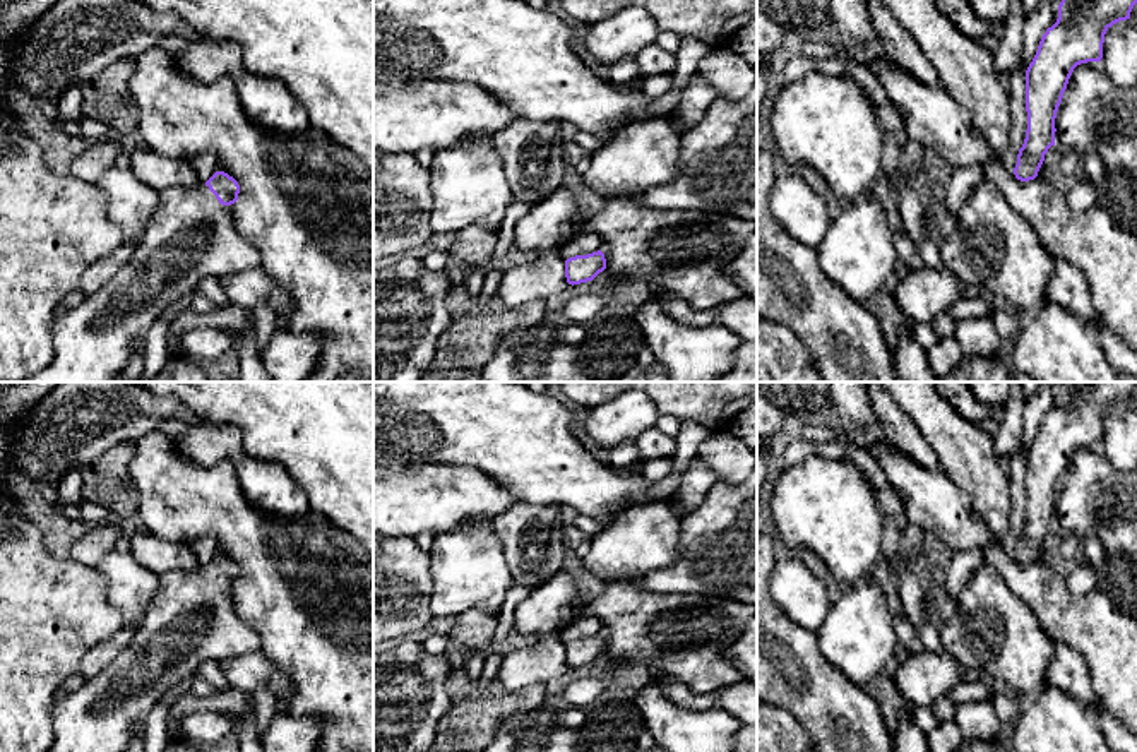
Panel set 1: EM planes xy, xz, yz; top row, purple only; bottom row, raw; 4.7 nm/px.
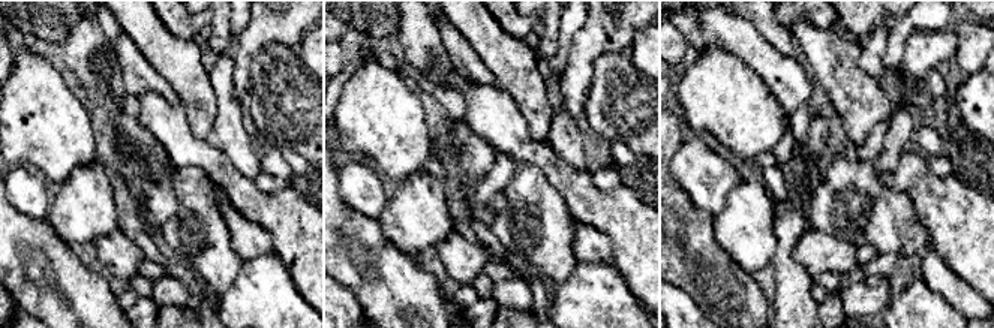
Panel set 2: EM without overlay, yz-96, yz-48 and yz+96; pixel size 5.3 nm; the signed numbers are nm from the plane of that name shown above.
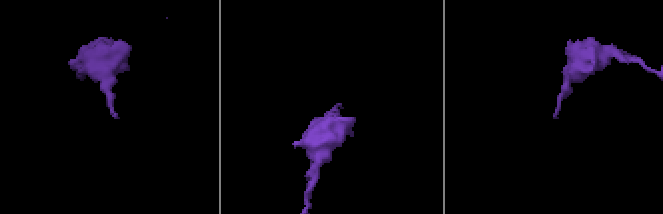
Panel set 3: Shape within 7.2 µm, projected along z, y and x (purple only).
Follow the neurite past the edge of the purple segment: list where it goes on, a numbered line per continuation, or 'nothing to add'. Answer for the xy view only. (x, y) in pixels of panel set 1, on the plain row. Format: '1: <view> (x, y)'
1: xy (190, 620)

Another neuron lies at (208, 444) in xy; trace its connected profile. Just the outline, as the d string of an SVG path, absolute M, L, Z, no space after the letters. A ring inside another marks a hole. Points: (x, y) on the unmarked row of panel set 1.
M190 423L176 437L180 451L200 466L231 461L248 504L267 514L307 516L308 498L300 483L277 463L245 454L243 433L233 425Z

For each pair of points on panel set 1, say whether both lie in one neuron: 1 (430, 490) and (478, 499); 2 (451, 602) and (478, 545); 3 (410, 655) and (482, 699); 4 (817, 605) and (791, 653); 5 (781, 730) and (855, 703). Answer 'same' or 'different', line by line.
1: same
2: same
3: different
4: different
5: different

